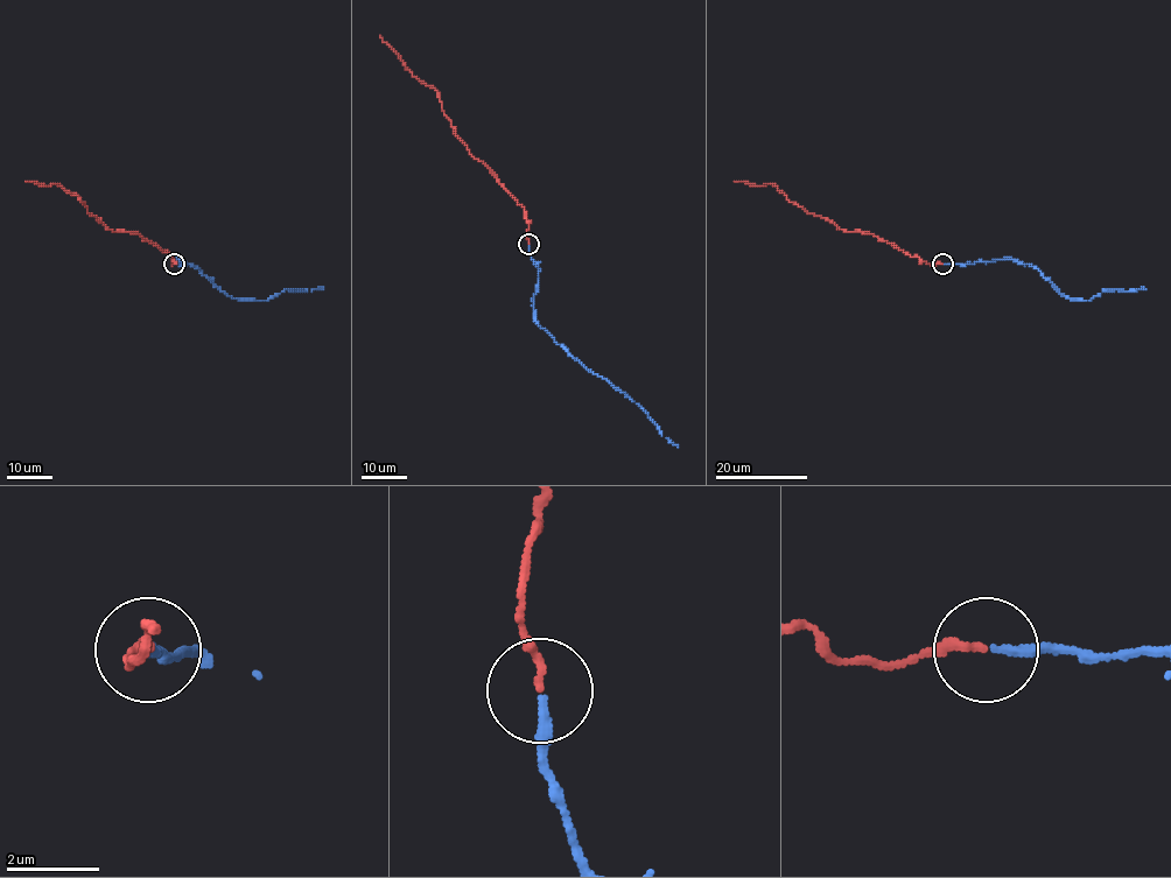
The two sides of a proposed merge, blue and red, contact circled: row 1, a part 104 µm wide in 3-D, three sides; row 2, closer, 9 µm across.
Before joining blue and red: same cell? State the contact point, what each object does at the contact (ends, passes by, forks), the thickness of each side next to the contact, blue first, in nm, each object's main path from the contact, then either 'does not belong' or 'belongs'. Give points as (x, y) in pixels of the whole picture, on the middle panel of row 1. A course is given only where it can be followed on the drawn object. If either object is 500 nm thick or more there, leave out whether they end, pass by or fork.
at (528, 244); blue ends there; red ends there; 220 nm thick on the blue side, 180 nm on the other; blue runs (528, 244), (539, 273), (533, 297), (537, 323), (582, 364), (640, 406), (659, 432), (678, 447); red runs (528, 244), (525, 210), (470, 154), (441, 107), (437, 92), (422, 83), (379, 36); belongs

